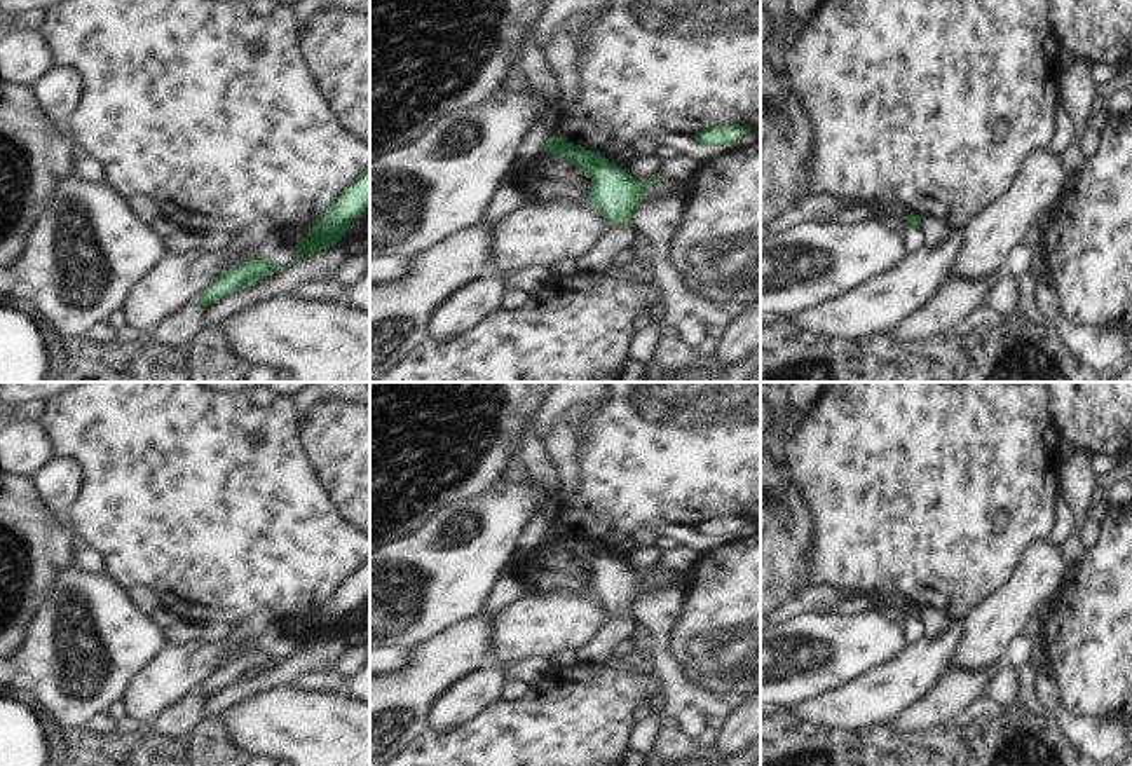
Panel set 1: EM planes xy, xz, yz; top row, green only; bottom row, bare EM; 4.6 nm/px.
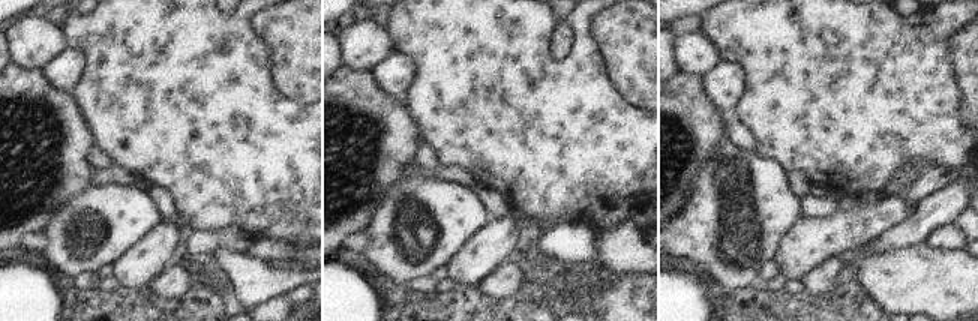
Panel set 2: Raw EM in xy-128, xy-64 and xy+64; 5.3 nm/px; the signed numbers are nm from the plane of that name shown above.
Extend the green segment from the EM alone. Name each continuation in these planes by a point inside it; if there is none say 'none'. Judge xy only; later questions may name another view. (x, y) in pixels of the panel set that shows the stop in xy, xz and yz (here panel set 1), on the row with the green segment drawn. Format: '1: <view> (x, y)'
none

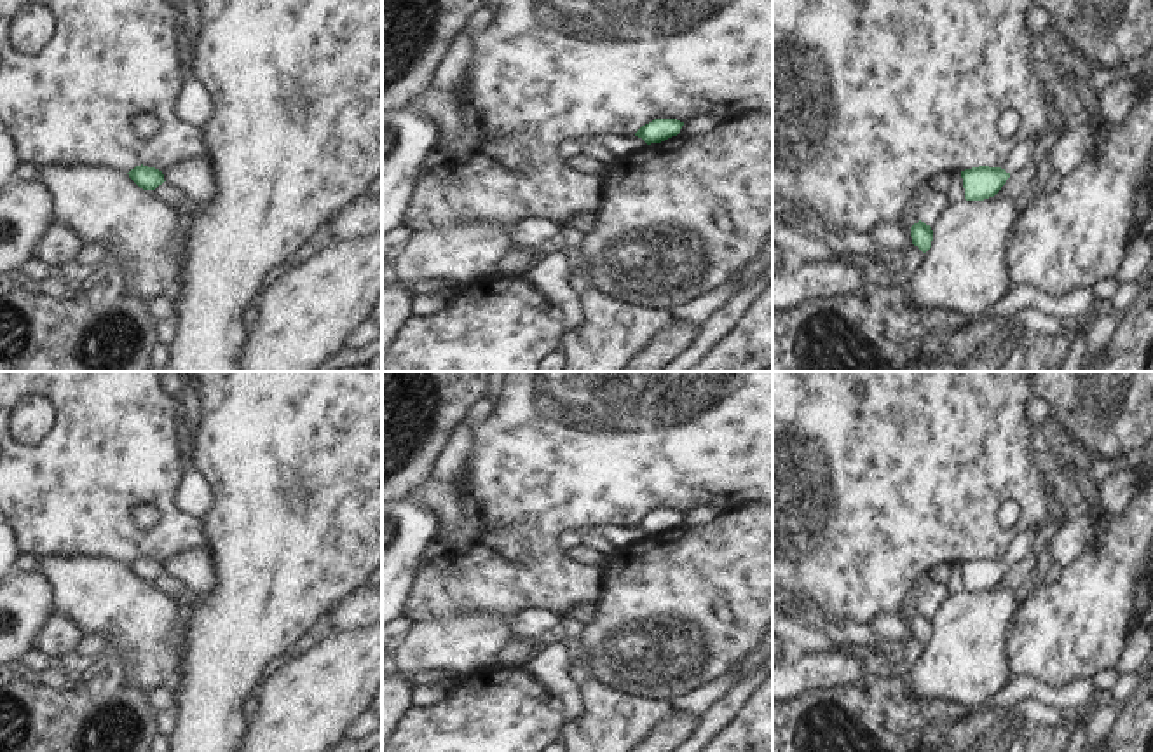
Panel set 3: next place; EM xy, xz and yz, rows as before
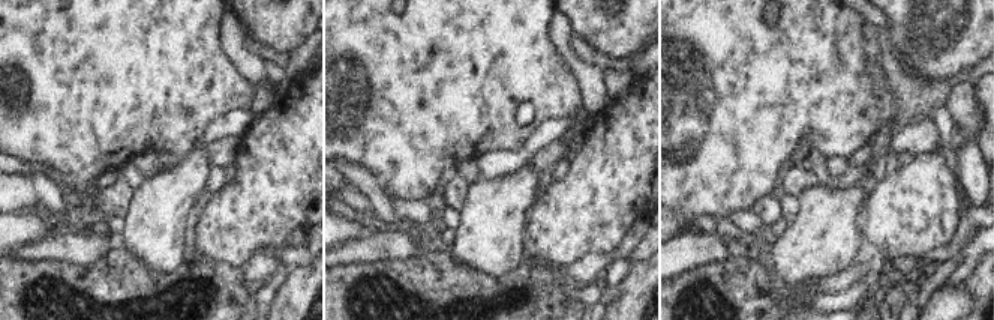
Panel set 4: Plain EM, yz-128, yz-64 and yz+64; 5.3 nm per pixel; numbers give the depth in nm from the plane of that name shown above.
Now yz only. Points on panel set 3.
1: yz (1023, 154)

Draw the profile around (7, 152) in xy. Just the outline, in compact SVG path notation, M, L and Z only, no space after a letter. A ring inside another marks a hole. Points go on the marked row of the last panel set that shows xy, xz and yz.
M0 120L0 190L14 178L14 167L19 162L12 138Z

